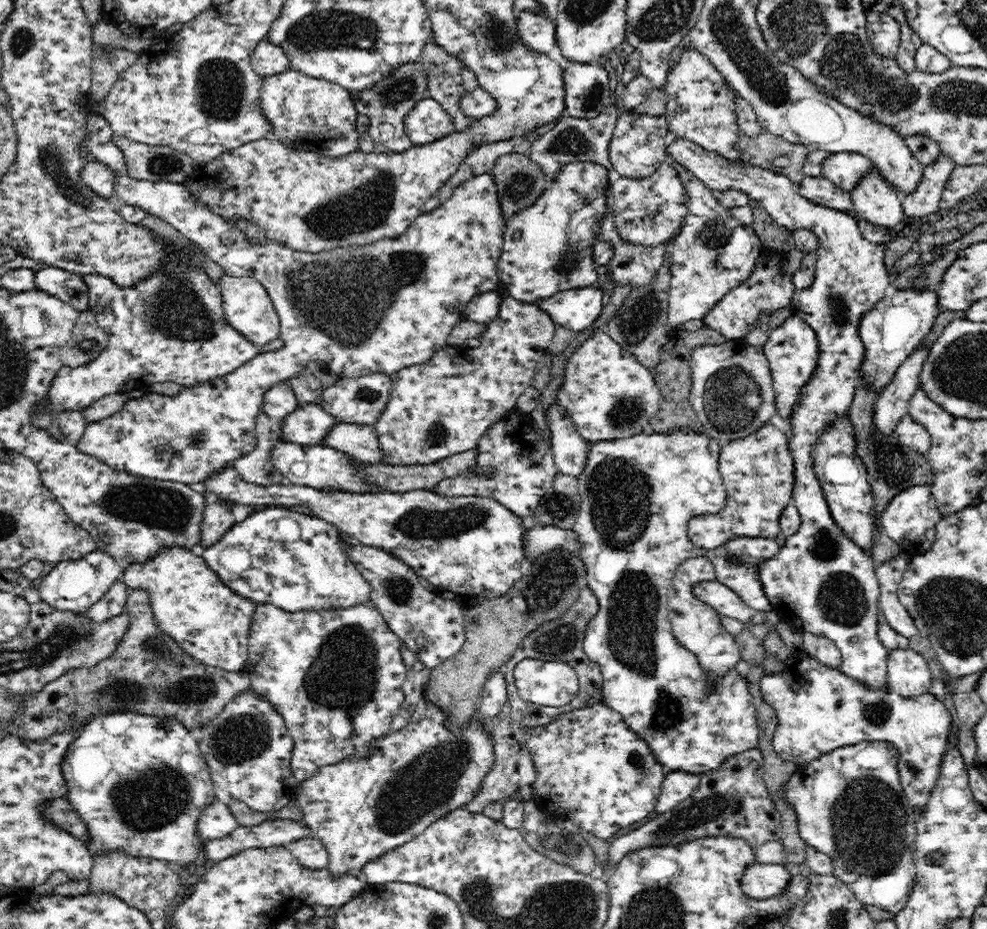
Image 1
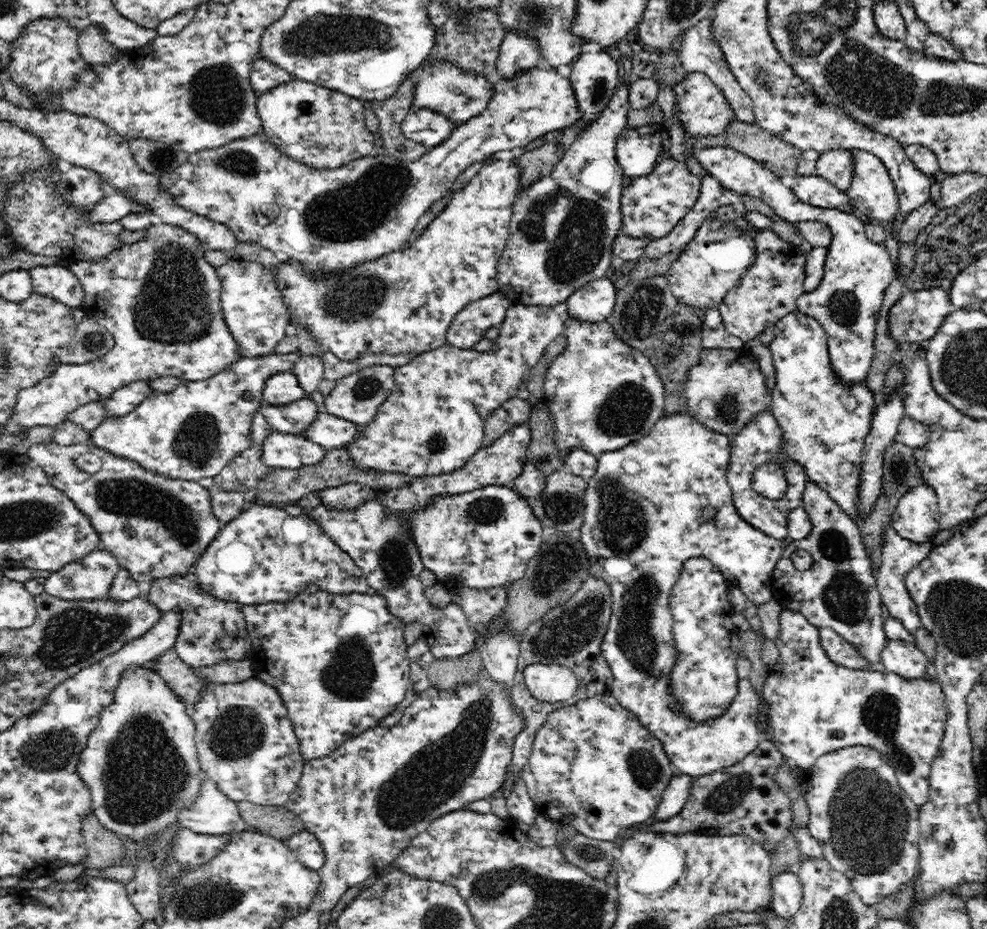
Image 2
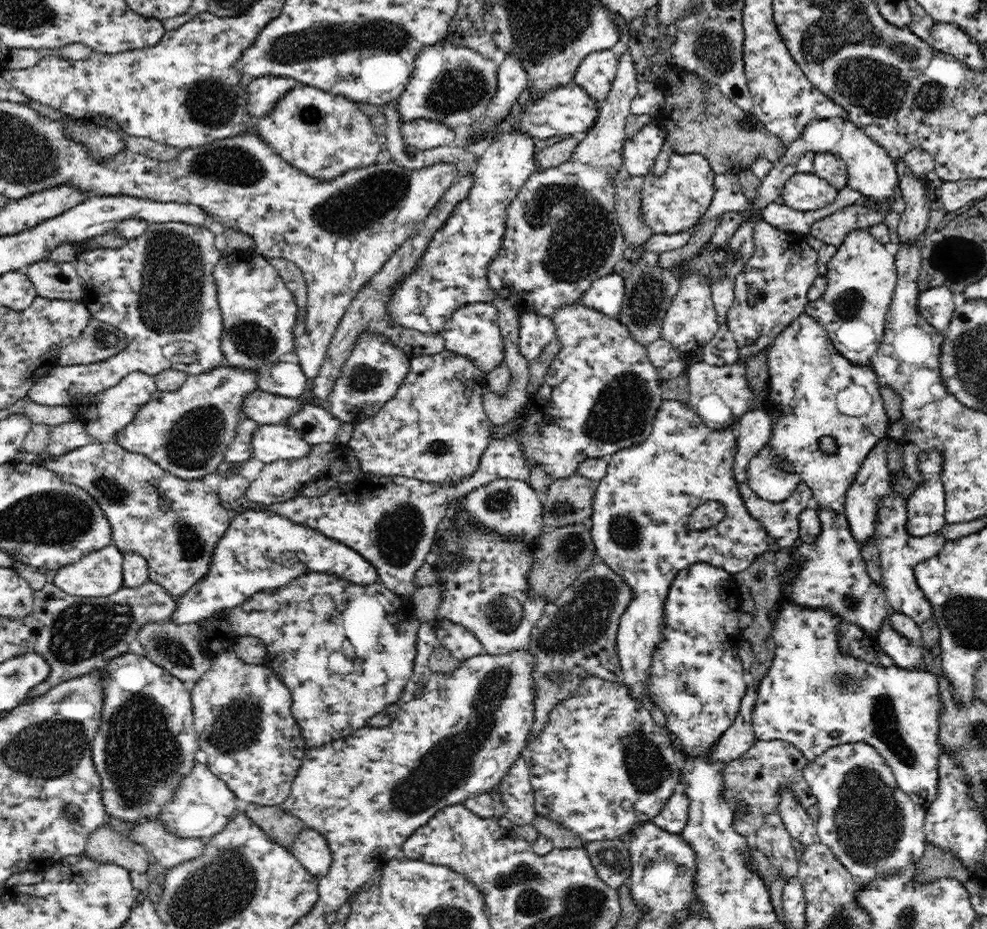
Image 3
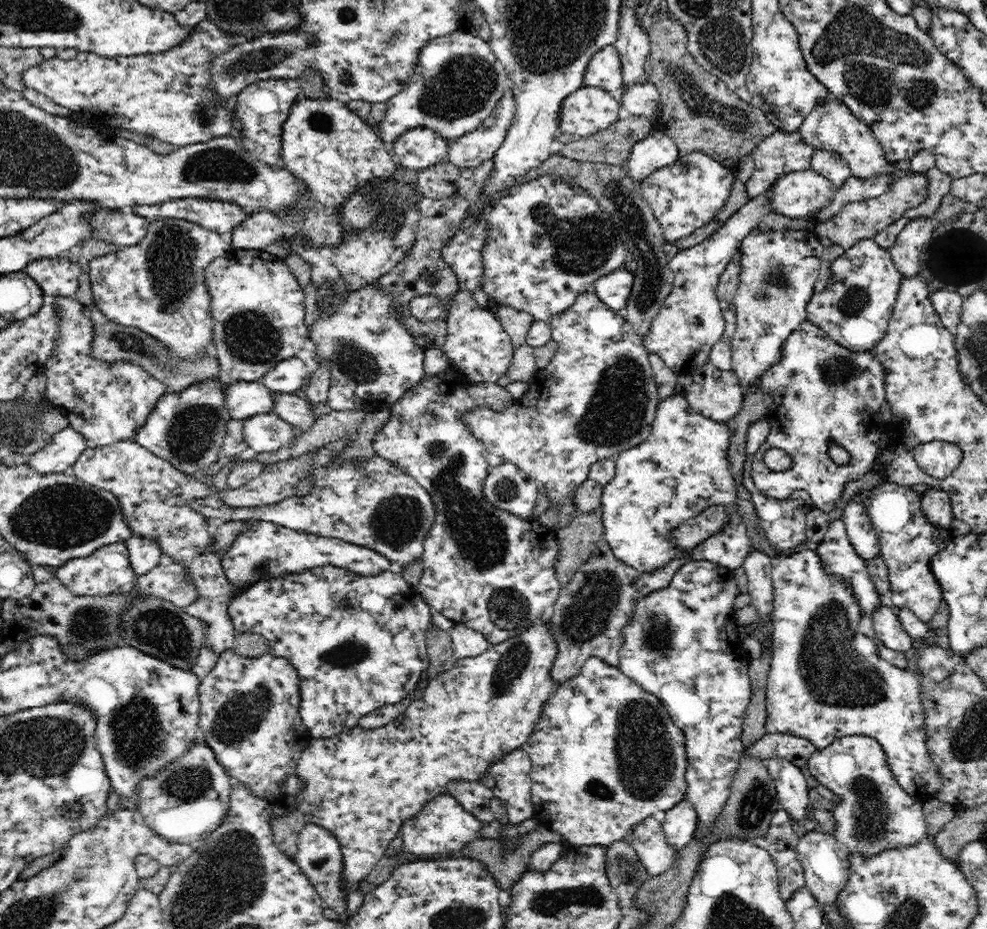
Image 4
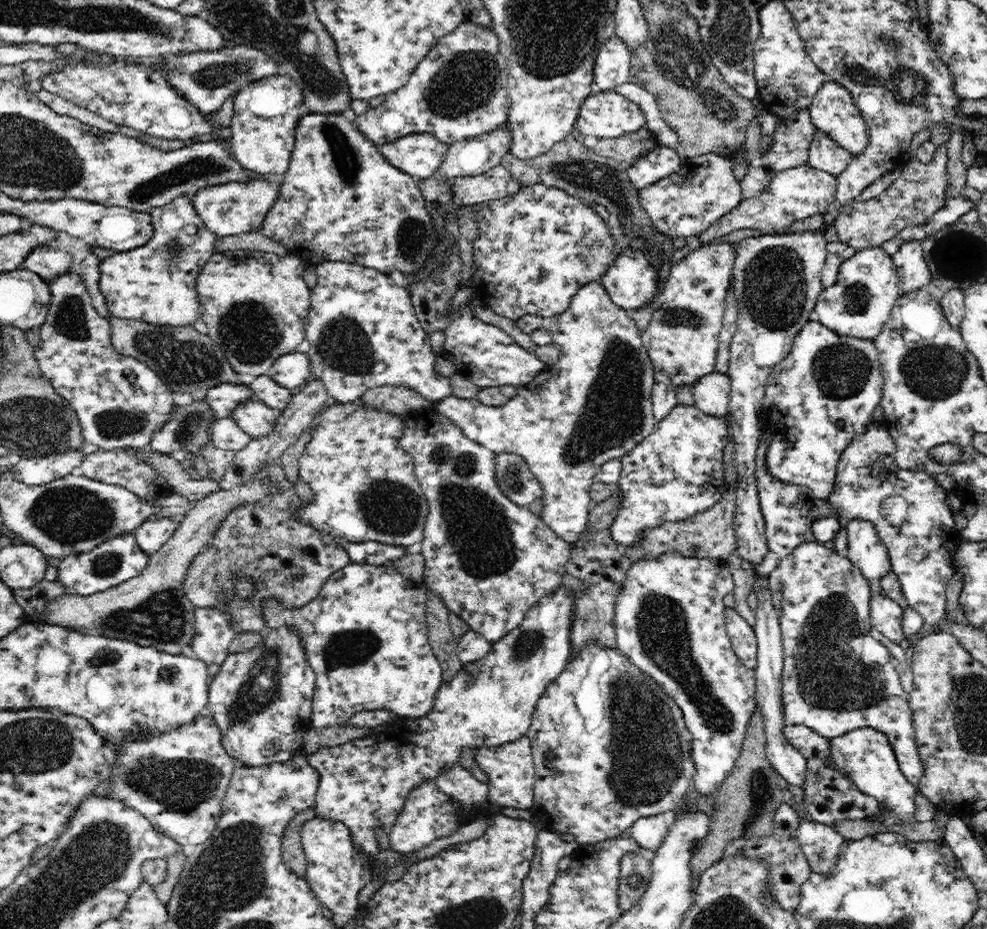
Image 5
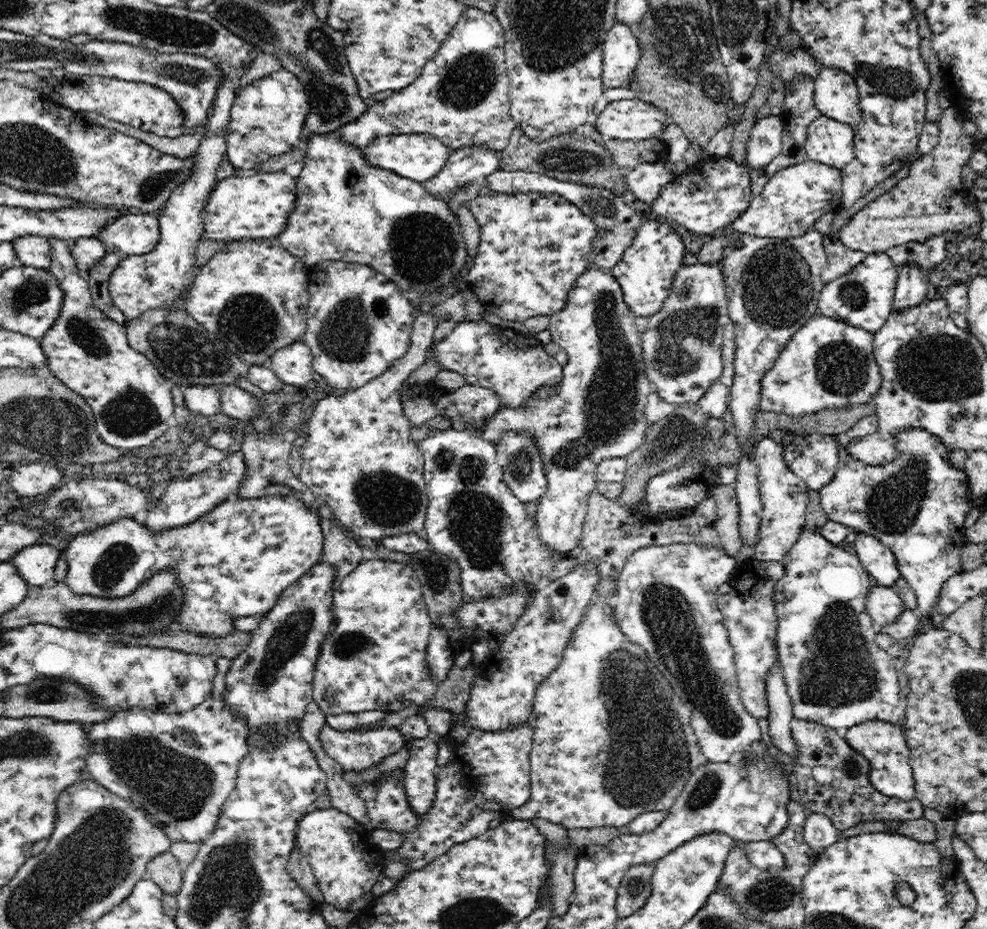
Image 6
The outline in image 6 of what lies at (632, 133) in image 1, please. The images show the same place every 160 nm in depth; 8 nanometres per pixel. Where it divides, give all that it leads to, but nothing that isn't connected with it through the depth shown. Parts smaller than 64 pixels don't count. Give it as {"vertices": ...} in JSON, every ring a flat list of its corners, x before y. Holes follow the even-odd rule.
{"vertices":[[664,162,640,163,625,172,625,184,632,190,635,198,652,204,674,175,674,165]]}

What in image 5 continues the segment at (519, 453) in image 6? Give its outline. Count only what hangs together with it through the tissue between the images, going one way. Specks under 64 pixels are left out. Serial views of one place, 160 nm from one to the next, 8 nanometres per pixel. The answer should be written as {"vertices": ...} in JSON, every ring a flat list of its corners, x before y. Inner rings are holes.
{"vertices":[[504,452,496,455,495,473,500,492,514,504,527,507,542,498,539,480,518,453]]}

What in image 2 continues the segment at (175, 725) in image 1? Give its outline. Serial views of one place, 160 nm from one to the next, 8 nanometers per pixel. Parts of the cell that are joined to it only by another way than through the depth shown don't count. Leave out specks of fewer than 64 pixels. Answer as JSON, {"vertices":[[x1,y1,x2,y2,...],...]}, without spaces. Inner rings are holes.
{"vertices":[[142,664,129,665,121,674,113,703,103,708,99,723,86,743,78,773,90,787,92,813,104,828,134,844,141,845,176,823,180,808,196,800,201,781,207,779,197,753,195,722,186,713,186,705,164,677]]}

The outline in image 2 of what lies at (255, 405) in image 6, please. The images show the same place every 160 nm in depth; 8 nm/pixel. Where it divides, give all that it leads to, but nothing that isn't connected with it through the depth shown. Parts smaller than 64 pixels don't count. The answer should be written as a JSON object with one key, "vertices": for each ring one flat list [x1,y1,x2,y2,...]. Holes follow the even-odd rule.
{"vertices":[[272,432,261,444,261,459,271,469,314,466,326,456,326,449,304,435]]}

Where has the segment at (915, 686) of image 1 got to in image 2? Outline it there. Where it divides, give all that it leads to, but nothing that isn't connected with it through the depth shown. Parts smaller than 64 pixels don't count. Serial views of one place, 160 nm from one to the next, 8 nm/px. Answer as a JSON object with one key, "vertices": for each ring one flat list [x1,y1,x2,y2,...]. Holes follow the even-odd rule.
{"vertices":[[888,640,881,652,884,670,904,677,923,677,927,656,915,645,902,640]]}

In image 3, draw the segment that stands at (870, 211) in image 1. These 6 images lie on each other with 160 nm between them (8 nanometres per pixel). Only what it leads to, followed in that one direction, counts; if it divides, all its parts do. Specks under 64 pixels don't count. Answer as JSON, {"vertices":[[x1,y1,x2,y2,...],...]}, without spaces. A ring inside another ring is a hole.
{"vertices":[[840,116,825,117,824,120,809,121,804,126,800,136,785,149,781,160,771,165,768,174,761,180,757,196,753,200,748,201,748,205,743,213,730,211,722,214,722,216,726,216,726,220,730,220,730,222,734,222,734,218,736,218,738,228,742,227,748,220,752,220,752,218,759,219,763,208,770,203,774,203,774,200,781,196,784,184,797,173,797,162,809,151,815,154,831,153,844,160,847,166,847,179,849,180,847,186,856,192,861,192,864,200,866,198,867,200,873,200,875,204,882,201,892,202,898,193,899,175,895,166,896,163,888,154,888,151,848,118]]}

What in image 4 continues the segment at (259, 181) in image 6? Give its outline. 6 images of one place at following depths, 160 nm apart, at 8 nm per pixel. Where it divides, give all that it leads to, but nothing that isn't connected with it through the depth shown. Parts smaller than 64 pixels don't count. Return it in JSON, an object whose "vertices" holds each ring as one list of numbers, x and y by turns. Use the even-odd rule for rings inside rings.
{"vertices":[[216,197,176,199,159,205,132,207,132,212,149,221,156,217,179,217,225,237,250,216,239,203]]}

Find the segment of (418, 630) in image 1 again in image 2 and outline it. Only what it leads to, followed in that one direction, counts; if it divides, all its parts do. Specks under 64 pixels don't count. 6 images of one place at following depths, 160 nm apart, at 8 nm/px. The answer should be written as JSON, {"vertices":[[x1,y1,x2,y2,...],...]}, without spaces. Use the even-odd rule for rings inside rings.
{"vertices":[[527,420,521,425,512,424,512,428,502,437,492,440,492,444,488,448,478,450,458,471,447,475,414,477,414,480,410,480,397,488,376,491,375,499,368,500,367,503,362,503,357,507,330,507,327,504,320,504,317,507,302,510,296,506,297,502,294,501,286,505,286,508,293,513,308,516,313,522,316,522,317,526,320,526,324,534,328,535,340,548,344,549,344,552,347,552,352,557,352,560,355,560,355,563,363,569,371,591,384,596,388,601,388,608,391,609,391,612,396,617,400,617,406,623,406,626,412,624,412,622,421,624,427,636,434,638,434,644,428,644,432,648,431,659,440,660,470,654,470,652,475,650,477,638,476,633,469,626,469,620,465,618,464,611,461,610,460,606,453,603,447,604,442,608,434,607,434,605,428,603,428,599,424,595,426,586,419,579,419,574,425,569,425,566,423,565,422,557,419,555,418,543,416,543,408,518,412,518,414,514,430,508,435,499,439,497,442,499,443,497,463,495,464,492,484,488,484,485,510,485,514,479,522,475,524,468,526,468,528,460,527,450,531,443,531,437,531,420]]}

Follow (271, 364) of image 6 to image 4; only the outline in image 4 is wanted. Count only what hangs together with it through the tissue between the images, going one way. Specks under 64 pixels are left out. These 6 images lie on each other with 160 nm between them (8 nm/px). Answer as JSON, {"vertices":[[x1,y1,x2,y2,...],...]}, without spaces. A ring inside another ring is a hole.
{"vertices":[[291,357,276,364,260,379,260,383,272,392,297,394,302,392,306,379,308,370,305,362]]}

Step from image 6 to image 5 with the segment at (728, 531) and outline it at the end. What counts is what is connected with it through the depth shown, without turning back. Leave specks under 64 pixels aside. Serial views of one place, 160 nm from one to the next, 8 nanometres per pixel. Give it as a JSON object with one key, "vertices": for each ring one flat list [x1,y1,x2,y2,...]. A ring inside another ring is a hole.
{"vertices":[[733,552,725,559,726,564,728,564,728,569,730,569,730,573,732,574,732,580,734,581,733,608,738,612,738,615,742,616,746,620,746,623,754,629,756,623,755,612,750,610,747,598,755,583,756,572,753,569,742,569,742,560,743,558,736,552]]}

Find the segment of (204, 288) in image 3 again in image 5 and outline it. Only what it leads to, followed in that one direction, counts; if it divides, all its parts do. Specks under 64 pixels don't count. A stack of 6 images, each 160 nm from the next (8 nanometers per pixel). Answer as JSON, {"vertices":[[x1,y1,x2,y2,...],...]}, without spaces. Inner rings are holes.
{"vertices":[[178,196,172,202,168,204,161,205,148,211,151,216,151,223,153,224,153,235,152,238,144,244,143,247,138,247,132,249,131,251,117,252,112,256,105,259,101,259,99,264,99,287,103,292,104,298,107,302,108,310,112,317,120,319,130,319,130,320,143,320,148,324,156,325,191,325,194,326,198,320,201,319,200,312,200,301,197,295,197,276,202,270,203,264,210,260,211,256,217,254,216,240,218,236,214,235,208,230,208,227,205,225,205,222,199,217,199,213,195,211,195,208,192,206,191,197,189,196]]}

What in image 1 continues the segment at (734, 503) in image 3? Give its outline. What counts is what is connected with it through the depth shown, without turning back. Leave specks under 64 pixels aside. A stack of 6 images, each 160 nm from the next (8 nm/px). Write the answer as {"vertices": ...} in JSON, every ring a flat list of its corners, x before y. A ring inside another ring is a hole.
{"vertices":[[678,430,678,434,676,432,674,434,654,433,650,434,650,436,640,434,628,439,589,444,590,448,586,467,577,476,578,489,582,495,582,504,572,528,576,533,578,541,580,541,578,555,583,560,583,564,587,570,587,586,594,591,599,599,599,612,591,620,590,624,588,624,587,638,583,641,583,649,590,660,599,664,600,672,603,673,603,700,601,702,610,705,616,712,622,713,630,728,634,729,650,745,651,752,654,753,655,759,663,765,663,768,667,771,681,770,697,775,702,775,705,772,722,767,728,758,734,758,734,756,739,755,741,752,757,748,760,740,760,731,754,697,751,695,750,687,745,677,736,672,736,669,732,669,724,676,724,680,720,684,716,684,716,692,712,692,712,696,708,696,707,688,705,688,705,678,703,678,703,670,701,670,700,663,696,660,696,655,686,650,674,637,667,606,667,595,672,586,672,577,675,575,676,569,685,560,696,556,703,556,714,565,716,580,725,584,732,592,736,593,744,601,744,604,757,611,772,610,772,603,768,600,767,593,763,589,762,577,760,577,760,564,773,559,781,547,778,542,774,541,774,538,748,537,743,535,732,537,731,542,726,541,714,549,700,548,691,541,691,537,687,533,687,524,690,520,700,515,716,515,727,504,728,494,725,490,723,477,719,471,719,454,721,449,718,443,719,441,716,438,708,437,697,432,697,430,690,430,690,434,682,434,682,430]]}

